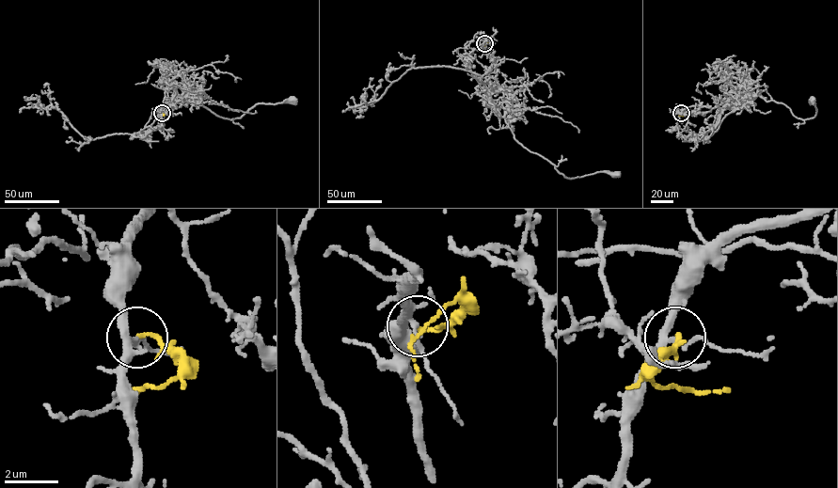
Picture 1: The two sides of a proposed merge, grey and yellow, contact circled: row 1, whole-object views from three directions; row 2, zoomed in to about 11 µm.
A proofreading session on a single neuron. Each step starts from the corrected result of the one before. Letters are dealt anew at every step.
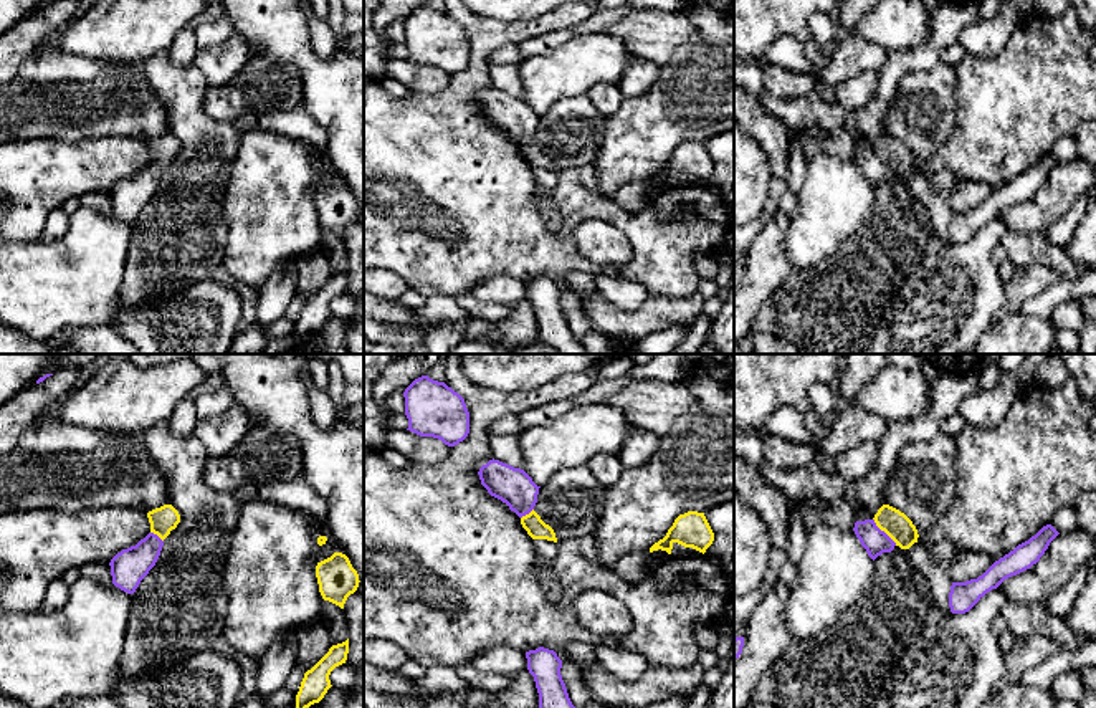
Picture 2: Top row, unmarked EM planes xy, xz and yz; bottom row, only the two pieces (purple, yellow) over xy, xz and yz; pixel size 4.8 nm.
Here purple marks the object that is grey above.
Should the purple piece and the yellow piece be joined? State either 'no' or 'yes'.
no

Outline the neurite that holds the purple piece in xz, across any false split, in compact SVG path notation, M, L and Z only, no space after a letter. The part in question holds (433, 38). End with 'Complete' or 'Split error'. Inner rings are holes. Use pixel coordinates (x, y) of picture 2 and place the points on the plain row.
M422 5L403 22L410 61L433 66L448 76L463 71L469 63L469 41L465 28L445 12Z. Complete

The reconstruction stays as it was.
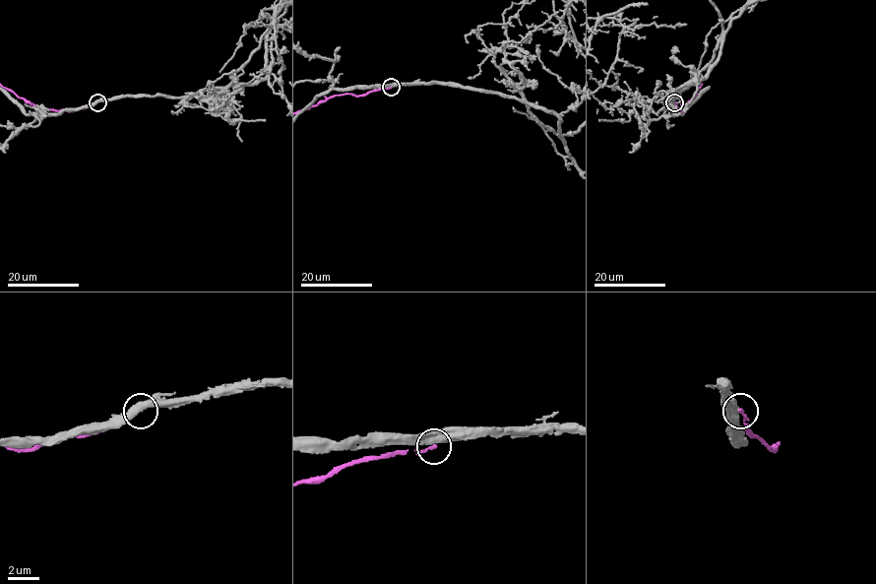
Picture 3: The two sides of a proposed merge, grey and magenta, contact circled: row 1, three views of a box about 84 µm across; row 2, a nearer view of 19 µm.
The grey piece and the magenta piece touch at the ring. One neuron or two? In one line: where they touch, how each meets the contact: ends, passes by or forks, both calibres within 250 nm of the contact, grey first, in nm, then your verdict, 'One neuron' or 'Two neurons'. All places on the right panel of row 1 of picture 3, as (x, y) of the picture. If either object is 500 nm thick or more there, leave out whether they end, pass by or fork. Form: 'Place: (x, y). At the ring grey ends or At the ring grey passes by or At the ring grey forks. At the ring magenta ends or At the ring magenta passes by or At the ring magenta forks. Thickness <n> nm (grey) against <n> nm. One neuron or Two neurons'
Place: (674, 102). Thickness 500 nm (grey) against 180 nm. Two neurons

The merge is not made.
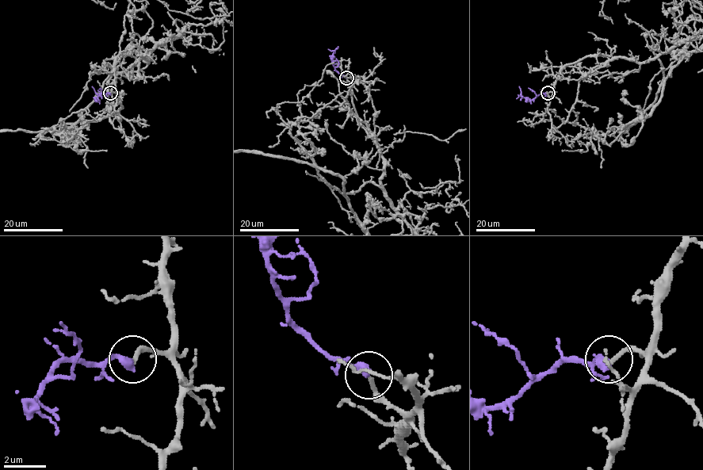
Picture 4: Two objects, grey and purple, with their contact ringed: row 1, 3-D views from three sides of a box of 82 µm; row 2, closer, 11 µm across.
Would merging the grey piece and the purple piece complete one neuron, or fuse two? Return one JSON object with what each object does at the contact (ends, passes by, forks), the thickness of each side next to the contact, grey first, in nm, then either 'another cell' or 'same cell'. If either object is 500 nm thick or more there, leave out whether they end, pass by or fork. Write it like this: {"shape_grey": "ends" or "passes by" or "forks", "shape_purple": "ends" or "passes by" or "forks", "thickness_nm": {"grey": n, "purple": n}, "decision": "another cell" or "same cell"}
{"shape_grey": "ends", "shape_purple": "ends", "thickness_nm": {"grey": 190, "purple": 440}, "decision": "same cell"}

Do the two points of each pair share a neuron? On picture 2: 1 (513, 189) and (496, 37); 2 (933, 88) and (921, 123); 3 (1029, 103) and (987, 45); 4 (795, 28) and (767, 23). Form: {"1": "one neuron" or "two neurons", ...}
{"1": "one neuron", "2": "one neuron", "3": "two neurons", "4": "one neuron"}

